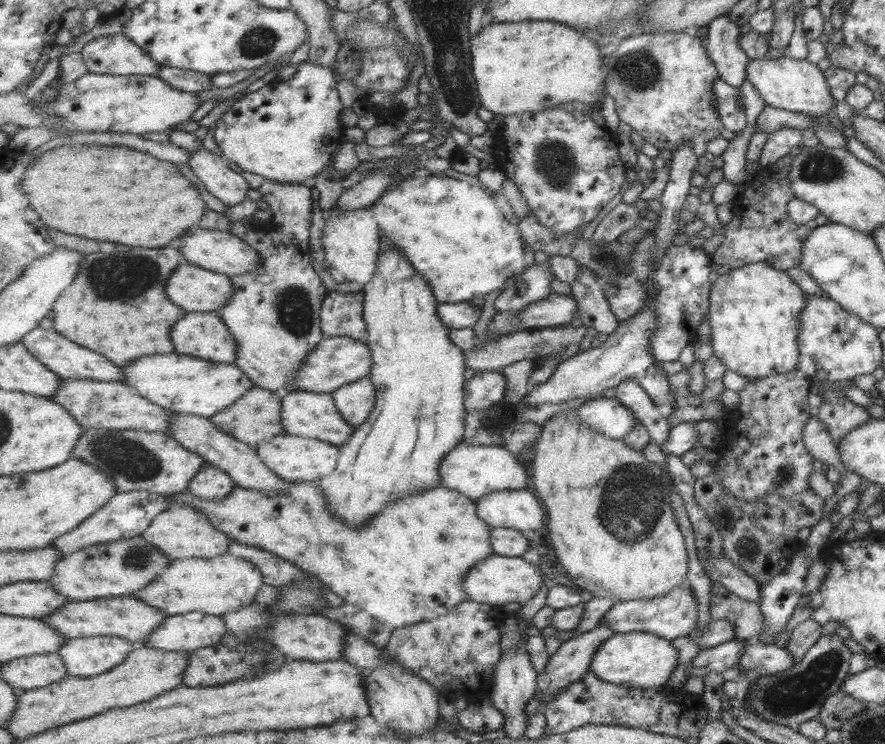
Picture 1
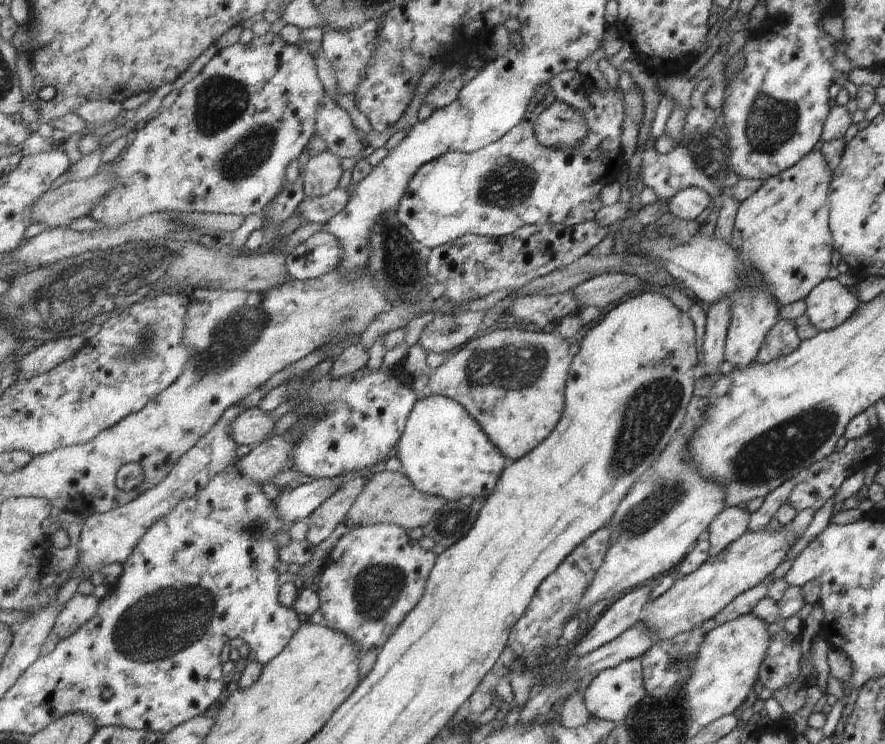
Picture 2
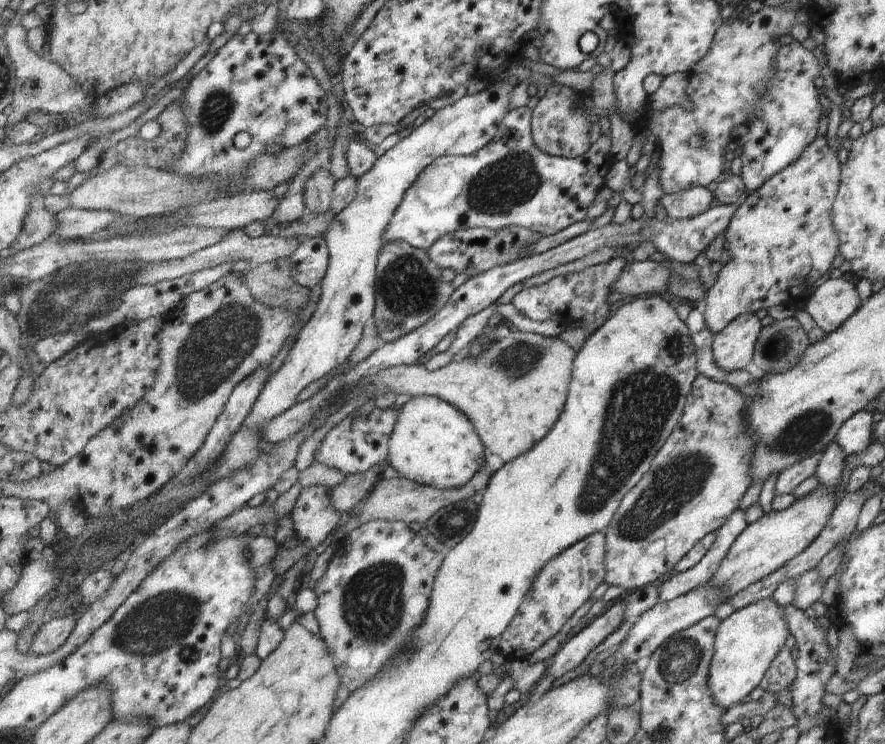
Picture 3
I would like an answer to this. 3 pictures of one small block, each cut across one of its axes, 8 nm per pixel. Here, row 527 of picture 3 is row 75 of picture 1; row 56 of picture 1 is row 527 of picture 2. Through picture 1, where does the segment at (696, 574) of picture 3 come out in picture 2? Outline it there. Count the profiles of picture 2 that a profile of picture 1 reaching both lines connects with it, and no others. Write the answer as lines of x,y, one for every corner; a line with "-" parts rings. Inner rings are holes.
727,507
708,526
708,556
717,556
728,544
748,530
748,513

